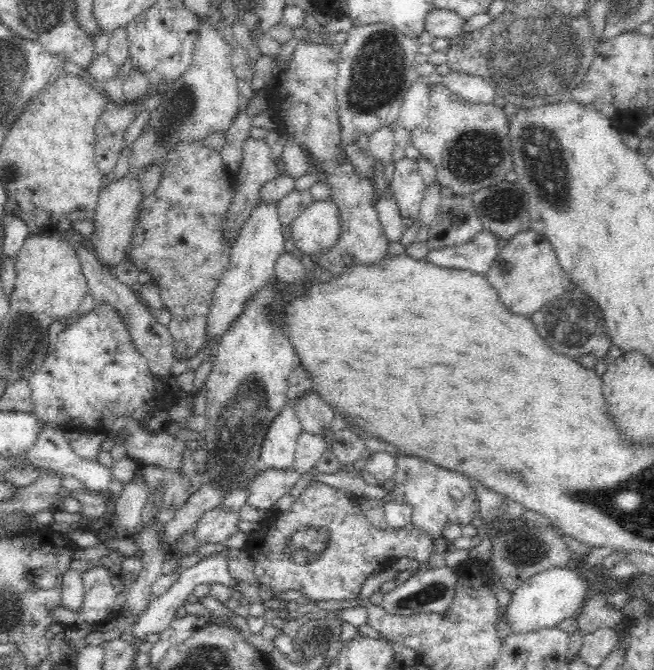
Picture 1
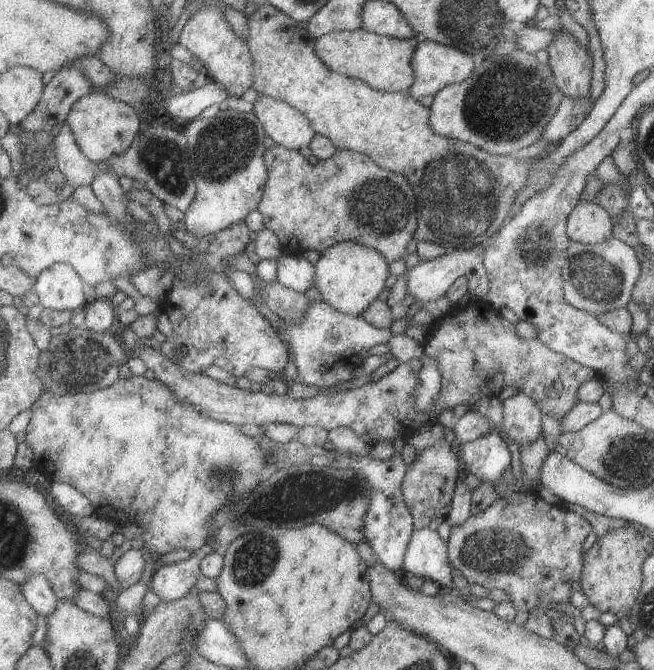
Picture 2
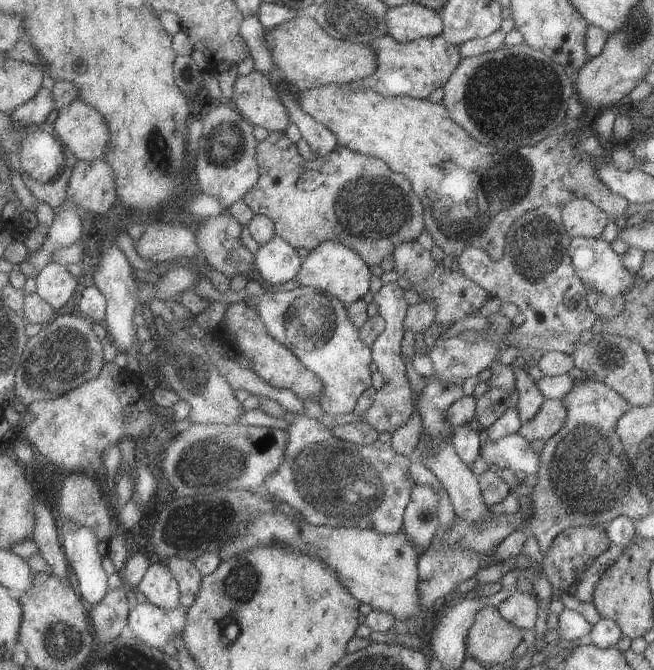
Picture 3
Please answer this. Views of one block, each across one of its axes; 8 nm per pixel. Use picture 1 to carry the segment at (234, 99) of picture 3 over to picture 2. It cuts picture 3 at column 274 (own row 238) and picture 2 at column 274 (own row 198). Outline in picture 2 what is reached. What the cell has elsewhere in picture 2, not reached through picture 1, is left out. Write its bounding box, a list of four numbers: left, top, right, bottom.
[252,94,314,150]

